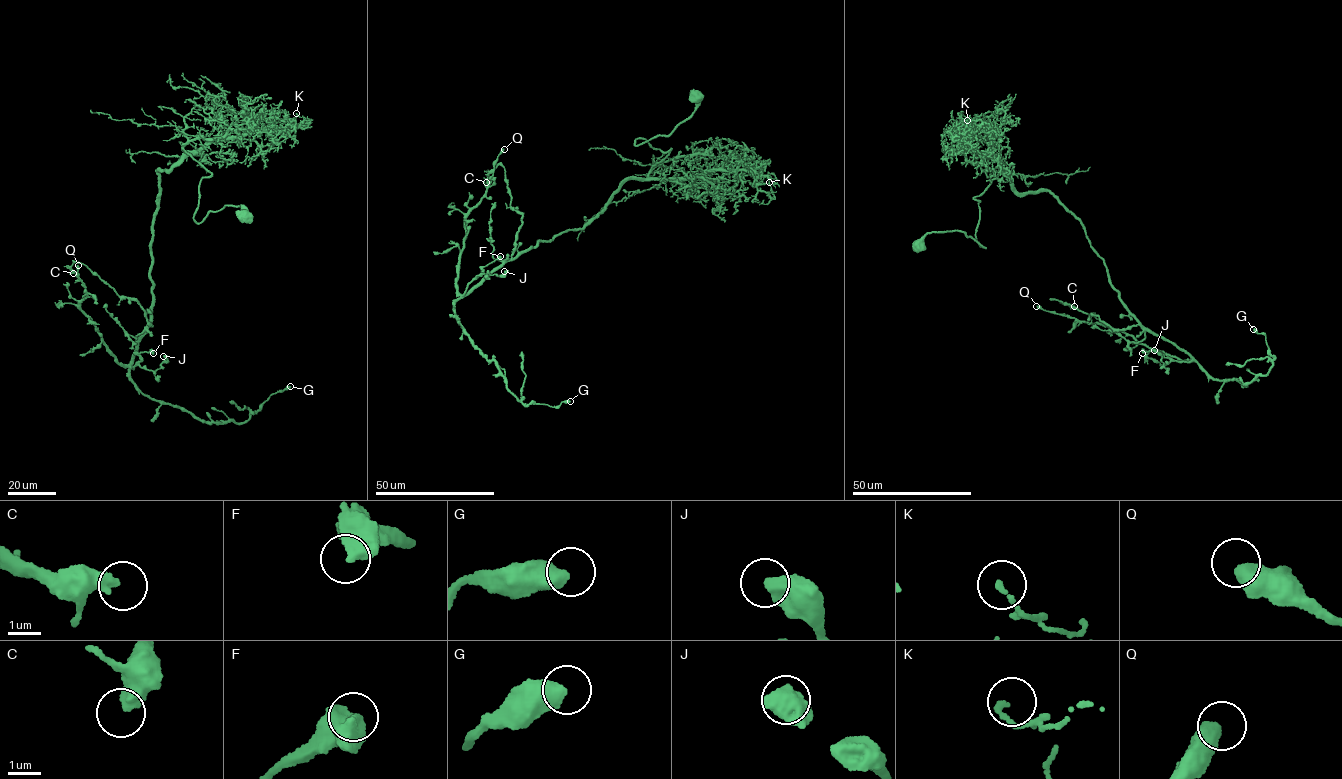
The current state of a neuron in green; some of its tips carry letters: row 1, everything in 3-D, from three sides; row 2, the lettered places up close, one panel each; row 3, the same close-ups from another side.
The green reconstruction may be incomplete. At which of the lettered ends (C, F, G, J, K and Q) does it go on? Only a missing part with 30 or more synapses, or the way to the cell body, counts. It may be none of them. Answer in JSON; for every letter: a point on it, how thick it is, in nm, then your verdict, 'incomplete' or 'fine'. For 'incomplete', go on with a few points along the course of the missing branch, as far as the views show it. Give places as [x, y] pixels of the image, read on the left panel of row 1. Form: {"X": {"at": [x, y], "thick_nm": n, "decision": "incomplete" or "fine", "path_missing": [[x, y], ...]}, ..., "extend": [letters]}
{"C": {"at": [73, 273], "thick_nm": 440, "decision": "fine"}, "F": {"at": [153, 353], "thick_nm": 550, "decision": "fine"}, "G": {"at": [290, 386], "thick_nm": 500, "decision": "fine"}, "J": {"at": [163, 356], "thick_nm": 600, "decision": "fine"}, "K": {"at": [296, 113], "thick_nm": 140, "decision": "fine"}, "Q": {"at": [78, 265], "thick_nm": 600, "decision": "fine"}, "extend": []}

